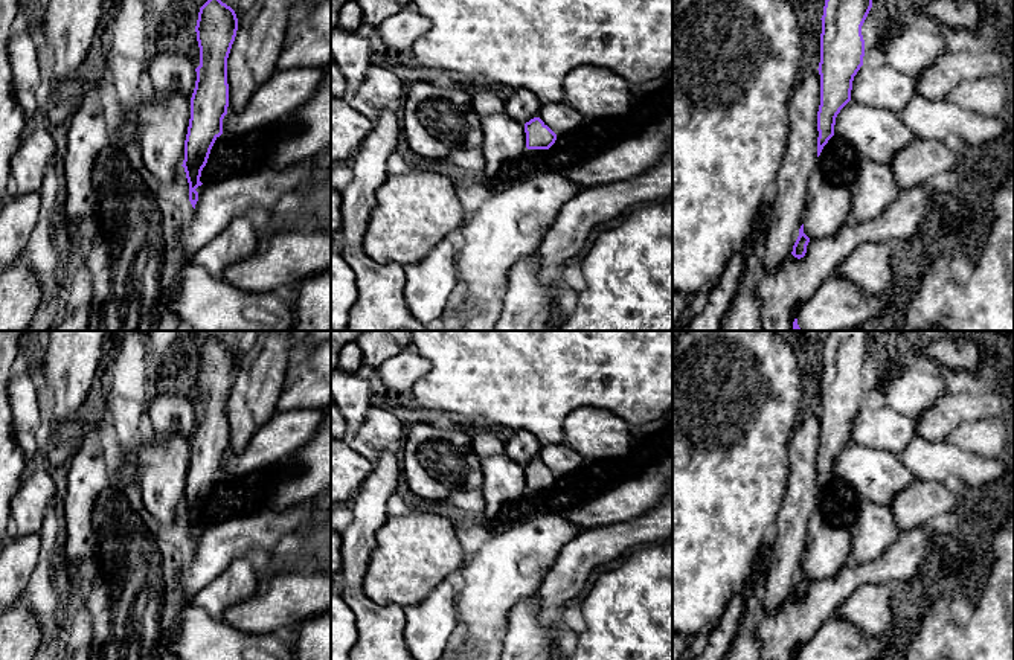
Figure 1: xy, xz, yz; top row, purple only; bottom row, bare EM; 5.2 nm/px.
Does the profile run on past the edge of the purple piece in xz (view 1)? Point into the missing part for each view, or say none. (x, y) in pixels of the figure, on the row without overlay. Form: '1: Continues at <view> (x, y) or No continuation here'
1: No continuation here

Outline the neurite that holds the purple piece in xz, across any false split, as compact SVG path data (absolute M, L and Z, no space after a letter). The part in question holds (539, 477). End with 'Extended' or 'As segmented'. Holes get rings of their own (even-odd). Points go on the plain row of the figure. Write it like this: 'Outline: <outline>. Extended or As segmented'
Outline: M540 459L526 463L525 474L528 491L549 491L557 482L557 476Z. As segmented

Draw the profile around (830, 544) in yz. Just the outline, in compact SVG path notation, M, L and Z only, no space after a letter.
M816 511L808 521L808 543L804 552L804 575L810 581L836 578L840 567L851 559L852 533L848 526L829 521Z

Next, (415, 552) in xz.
M413 512L389 517L363 581L364 594L378 605L412 607L465 564L456 521Z

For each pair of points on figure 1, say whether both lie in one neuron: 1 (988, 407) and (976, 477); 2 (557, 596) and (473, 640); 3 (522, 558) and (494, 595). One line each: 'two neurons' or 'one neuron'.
1: two neurons
2: two neurons
3: one neuron

